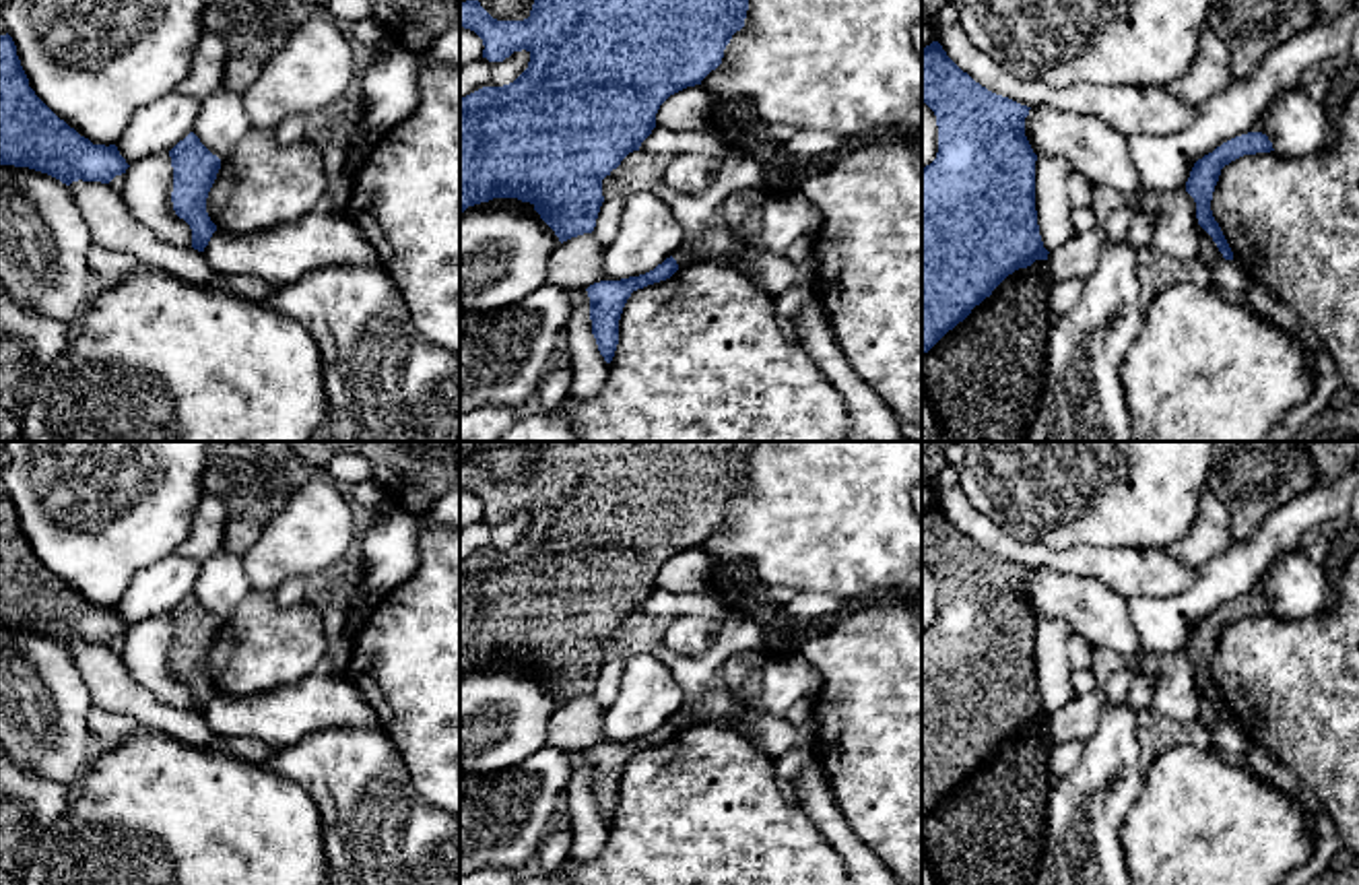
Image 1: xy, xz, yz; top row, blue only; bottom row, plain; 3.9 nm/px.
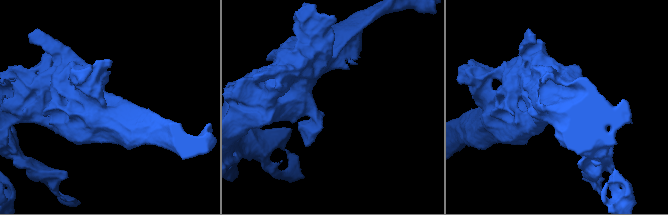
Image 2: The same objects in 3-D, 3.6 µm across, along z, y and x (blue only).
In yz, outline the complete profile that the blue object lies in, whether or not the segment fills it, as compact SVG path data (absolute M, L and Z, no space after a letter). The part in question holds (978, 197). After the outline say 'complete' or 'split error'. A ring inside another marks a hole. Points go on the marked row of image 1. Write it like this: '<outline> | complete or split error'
M938 41L922 47L922 101L934 111L938 126L938 153L936 159L922 169L922 355L928 353L949 330L963 322L975 305L980 305L992 291L1015 270L1031 266L1035 260L1048 260L1048 250L1043 248L1037 210L1035 210L1035 161L1027 136L1025 118L1029 116L1027 105L1021 105L1008 97L996 95L975 83L967 72L963 72L942 50Z | complete

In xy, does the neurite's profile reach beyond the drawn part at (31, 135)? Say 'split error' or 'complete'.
complete

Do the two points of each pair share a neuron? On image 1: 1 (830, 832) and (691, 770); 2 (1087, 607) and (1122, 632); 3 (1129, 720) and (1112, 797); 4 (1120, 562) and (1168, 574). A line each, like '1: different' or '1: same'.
1: different
2: same
3: same
4: same

